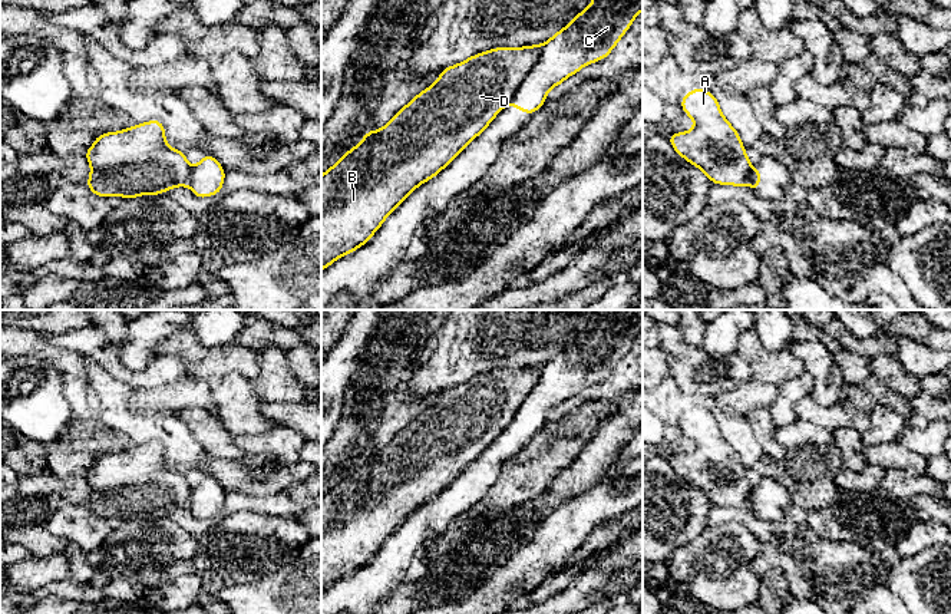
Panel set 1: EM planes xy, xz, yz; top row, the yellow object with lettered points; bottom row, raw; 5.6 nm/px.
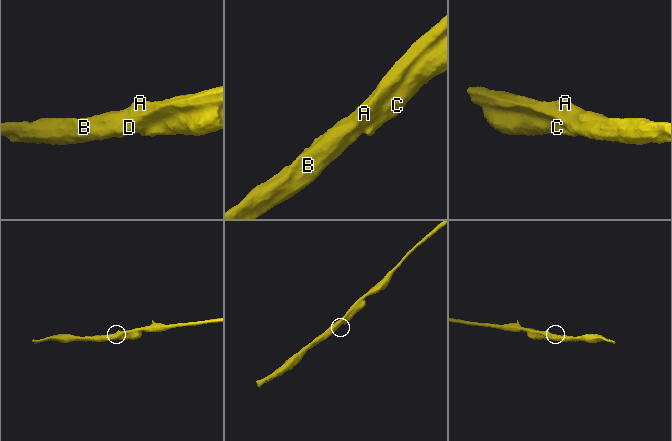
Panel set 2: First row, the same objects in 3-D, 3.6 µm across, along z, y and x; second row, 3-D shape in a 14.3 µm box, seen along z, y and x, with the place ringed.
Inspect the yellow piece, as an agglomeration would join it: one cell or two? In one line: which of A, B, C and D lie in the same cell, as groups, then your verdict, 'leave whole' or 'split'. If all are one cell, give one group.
A B D / C; split

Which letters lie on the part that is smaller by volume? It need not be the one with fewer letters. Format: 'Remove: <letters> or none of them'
Remove: C

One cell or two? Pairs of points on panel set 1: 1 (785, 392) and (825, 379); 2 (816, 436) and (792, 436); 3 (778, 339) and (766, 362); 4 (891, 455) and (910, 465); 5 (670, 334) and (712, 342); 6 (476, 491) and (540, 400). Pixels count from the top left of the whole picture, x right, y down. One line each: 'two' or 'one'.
1: two
2: one
3: two
4: one
5: two
6: one

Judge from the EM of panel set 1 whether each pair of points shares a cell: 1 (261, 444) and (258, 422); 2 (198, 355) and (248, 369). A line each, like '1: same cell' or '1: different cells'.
1: different cells
2: same cell

